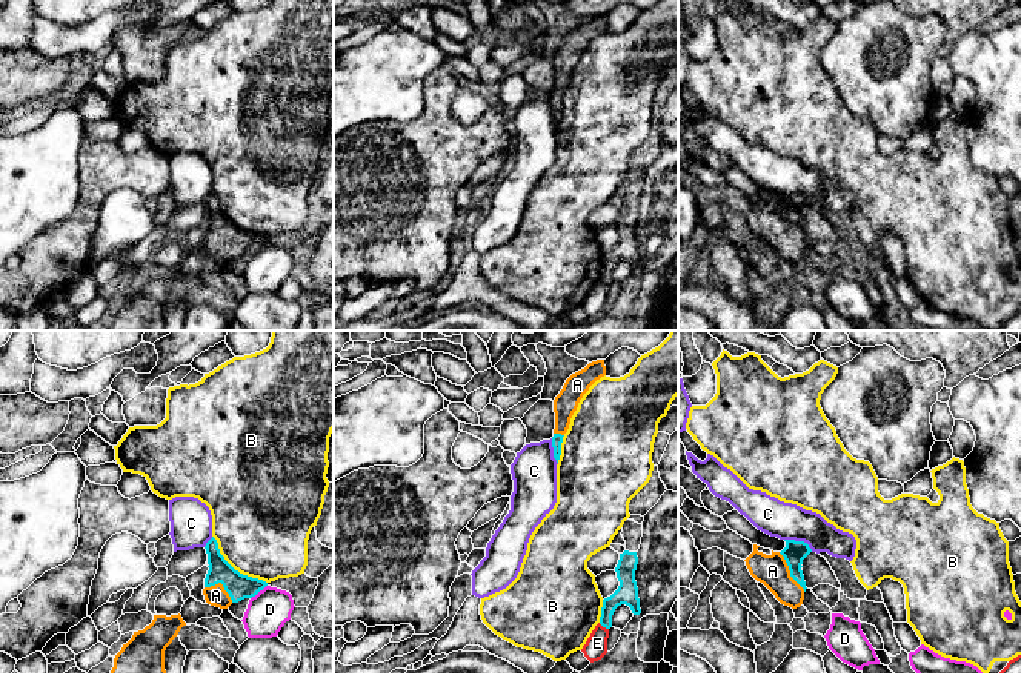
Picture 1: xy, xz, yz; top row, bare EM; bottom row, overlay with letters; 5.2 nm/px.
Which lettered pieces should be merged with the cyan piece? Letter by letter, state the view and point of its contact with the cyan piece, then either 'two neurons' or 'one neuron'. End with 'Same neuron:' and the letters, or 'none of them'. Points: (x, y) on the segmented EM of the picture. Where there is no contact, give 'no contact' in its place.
A: contact yz (791, 572); one neuron
B: contact xy (232, 568); two neurons
C: contact yz (800, 541); two neurons
D: contact xy (259, 591); two neurons
E: contact xz (603, 626); two neurons
Same neuron: A

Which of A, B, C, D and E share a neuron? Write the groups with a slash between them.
A / B / C / D / E

